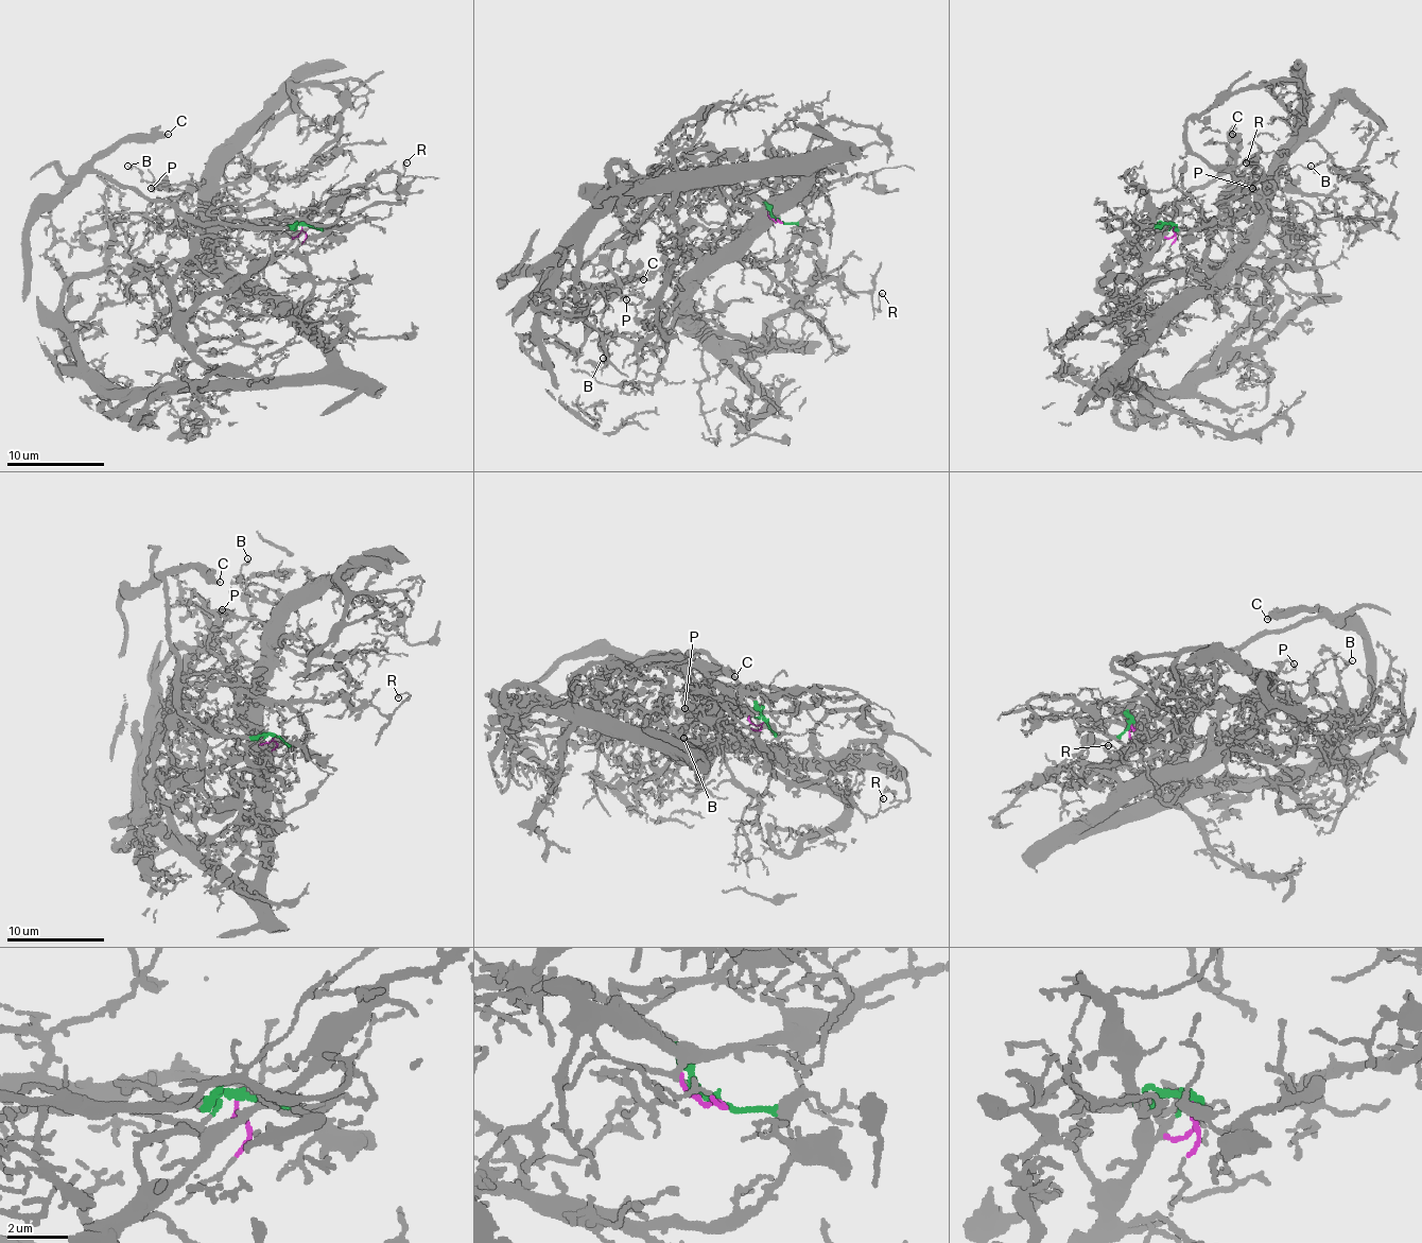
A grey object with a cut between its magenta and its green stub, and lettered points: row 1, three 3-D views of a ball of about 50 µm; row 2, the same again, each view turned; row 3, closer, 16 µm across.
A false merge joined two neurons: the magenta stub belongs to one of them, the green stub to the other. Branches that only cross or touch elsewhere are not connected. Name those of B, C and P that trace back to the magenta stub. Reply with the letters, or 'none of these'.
B, P

